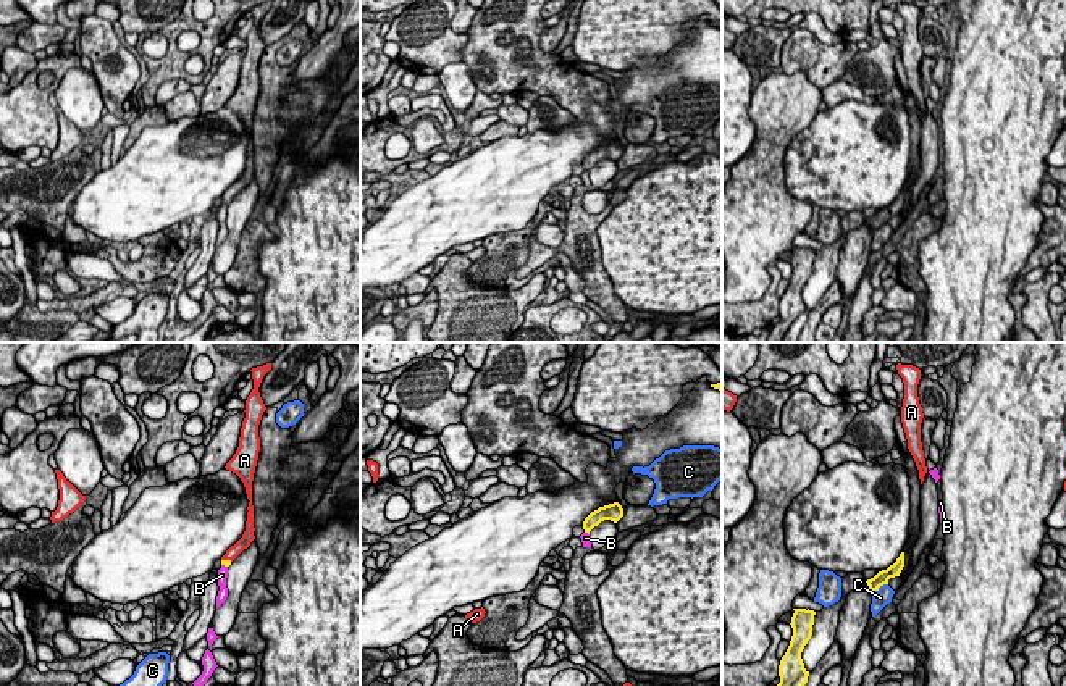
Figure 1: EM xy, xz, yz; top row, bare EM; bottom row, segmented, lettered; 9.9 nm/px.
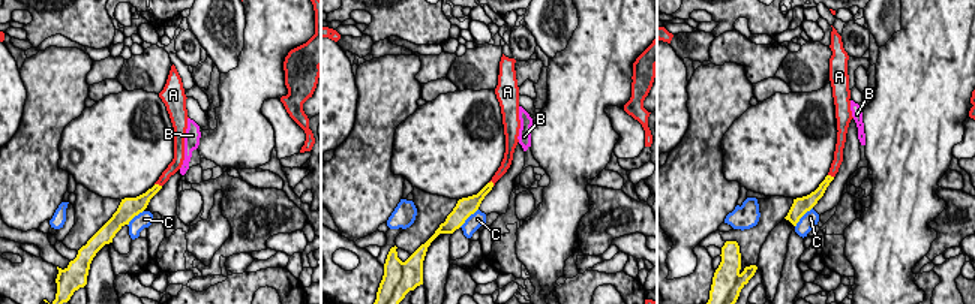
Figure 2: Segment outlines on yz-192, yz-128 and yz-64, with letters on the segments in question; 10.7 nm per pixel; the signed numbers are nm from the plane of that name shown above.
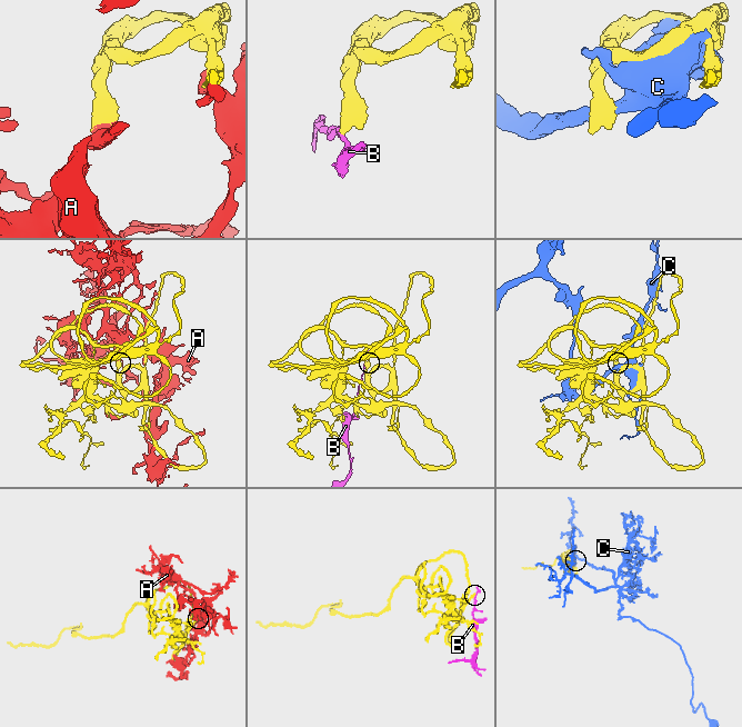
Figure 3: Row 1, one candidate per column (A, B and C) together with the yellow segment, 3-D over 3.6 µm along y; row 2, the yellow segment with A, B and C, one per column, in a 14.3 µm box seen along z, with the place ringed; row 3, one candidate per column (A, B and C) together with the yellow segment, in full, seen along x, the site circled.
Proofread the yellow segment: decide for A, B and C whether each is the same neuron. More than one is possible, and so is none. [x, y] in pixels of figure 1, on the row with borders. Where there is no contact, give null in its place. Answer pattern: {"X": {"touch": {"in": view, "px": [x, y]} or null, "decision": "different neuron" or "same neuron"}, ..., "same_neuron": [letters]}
{"A": {"touch": {"in": "xy", "px": [226, 560]}, "decision": "same neuron"}, "B": {"touch": {"in": "xy", "px": [225, 565]}, "decision": "different neuron"}, "C": {"touch": {"in": "yz", "px": [879, 586]}, "decision": "different neuron"}, "same_neuron": ["A"]}

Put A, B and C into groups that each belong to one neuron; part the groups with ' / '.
A / B / C

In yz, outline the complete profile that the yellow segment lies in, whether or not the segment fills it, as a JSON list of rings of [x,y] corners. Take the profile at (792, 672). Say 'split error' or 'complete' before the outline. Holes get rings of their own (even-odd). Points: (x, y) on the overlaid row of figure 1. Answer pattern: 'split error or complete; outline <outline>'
complete; outline [[[793,609],[791,617],[793,636],[785,655],[779,665],[780,683],[777,686],[804,686],[809,671],[804,668],[801,652],[812,636],[814,610]]]

